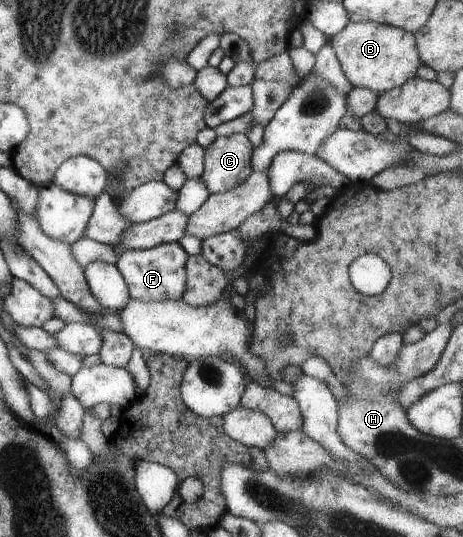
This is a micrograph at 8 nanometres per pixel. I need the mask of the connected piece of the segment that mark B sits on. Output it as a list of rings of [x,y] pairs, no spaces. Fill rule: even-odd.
[[[348,22],[341,31],[338,31],[338,34],[328,38],[328,43],[337,58],[344,78],[350,83],[350,86],[368,89],[376,95],[403,85],[408,79],[415,76],[418,65],[421,65],[412,33],[374,22]]]

